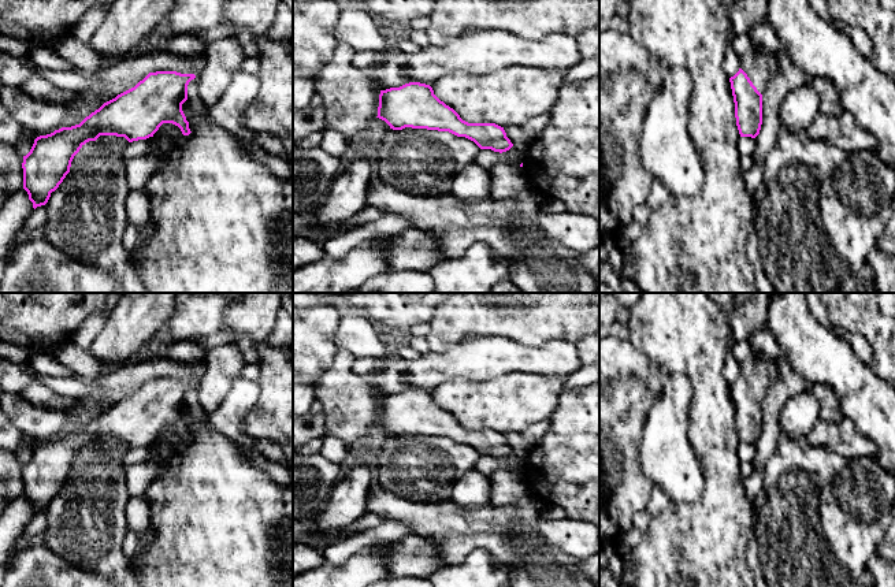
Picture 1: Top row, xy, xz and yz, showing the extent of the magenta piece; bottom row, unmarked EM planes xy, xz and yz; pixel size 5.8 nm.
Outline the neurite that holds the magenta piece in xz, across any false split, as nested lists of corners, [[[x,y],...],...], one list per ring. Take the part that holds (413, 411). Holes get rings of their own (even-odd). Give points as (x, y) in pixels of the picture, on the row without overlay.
[[[409,389],[400,394],[380,397],[378,423],[390,435],[405,434],[449,438],[474,447],[480,456],[506,458],[513,450],[504,434],[495,430],[468,430],[441,408],[430,391]]]

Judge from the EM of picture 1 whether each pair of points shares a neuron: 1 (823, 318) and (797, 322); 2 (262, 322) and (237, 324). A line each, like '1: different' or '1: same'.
1: different
2: same

